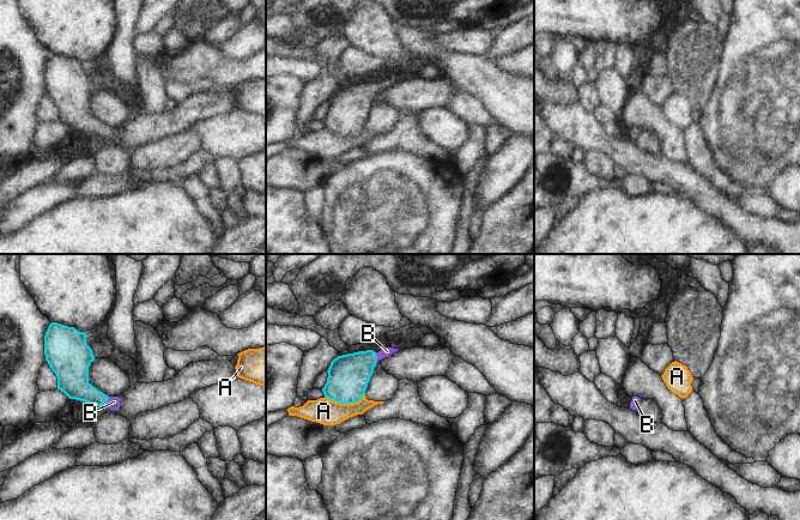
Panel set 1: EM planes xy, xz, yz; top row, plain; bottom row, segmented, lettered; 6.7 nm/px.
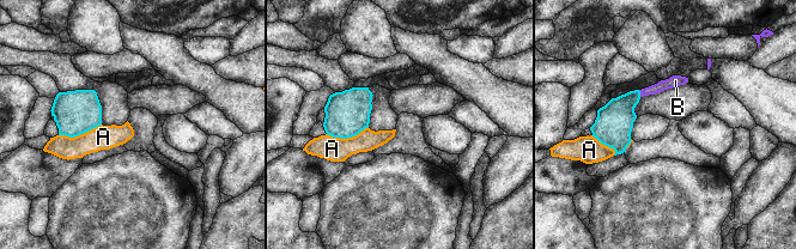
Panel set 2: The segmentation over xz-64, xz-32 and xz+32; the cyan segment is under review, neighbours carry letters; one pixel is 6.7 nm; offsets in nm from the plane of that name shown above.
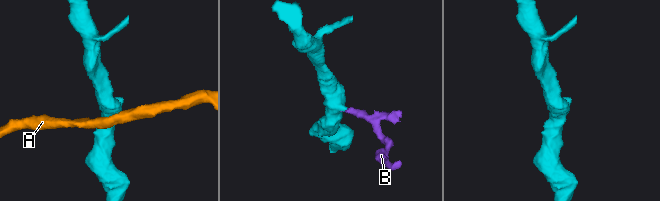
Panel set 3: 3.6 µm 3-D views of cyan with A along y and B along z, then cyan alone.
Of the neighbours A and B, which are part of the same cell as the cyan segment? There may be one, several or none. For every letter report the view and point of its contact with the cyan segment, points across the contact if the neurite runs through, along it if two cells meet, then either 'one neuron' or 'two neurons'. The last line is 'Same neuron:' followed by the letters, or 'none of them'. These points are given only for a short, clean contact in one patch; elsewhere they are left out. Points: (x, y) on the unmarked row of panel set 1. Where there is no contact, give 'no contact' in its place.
A: meets cyan in xz at (345, 134); two neurons
B: meets cyan in xy at (105, 133); runs through xy (74, 115), (80, 121), (105, 133), (114, 133); one neuron
Same neuron: B

